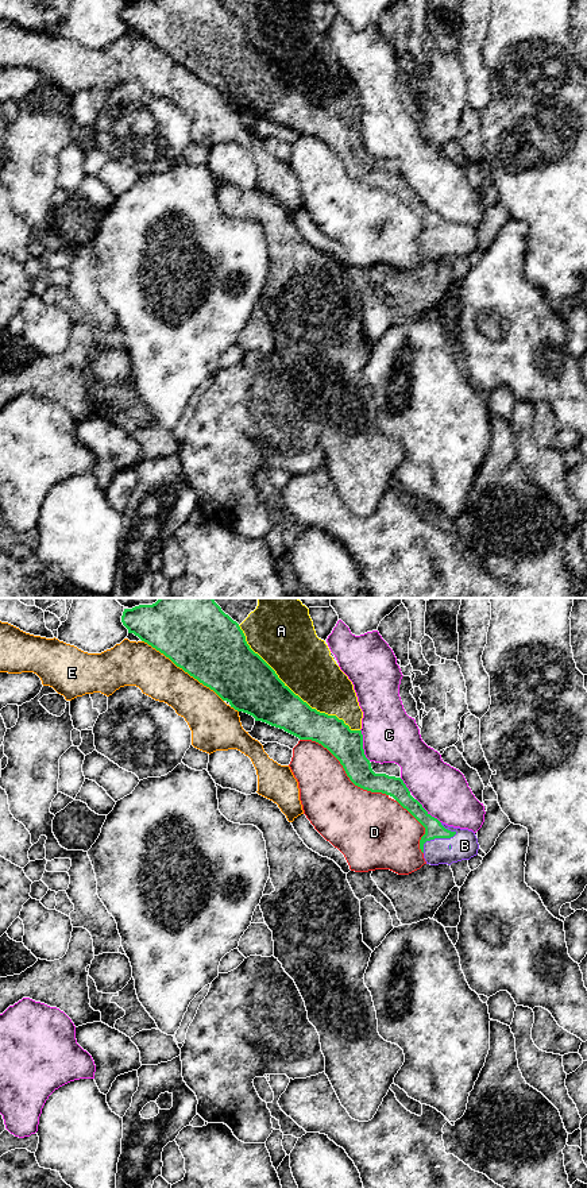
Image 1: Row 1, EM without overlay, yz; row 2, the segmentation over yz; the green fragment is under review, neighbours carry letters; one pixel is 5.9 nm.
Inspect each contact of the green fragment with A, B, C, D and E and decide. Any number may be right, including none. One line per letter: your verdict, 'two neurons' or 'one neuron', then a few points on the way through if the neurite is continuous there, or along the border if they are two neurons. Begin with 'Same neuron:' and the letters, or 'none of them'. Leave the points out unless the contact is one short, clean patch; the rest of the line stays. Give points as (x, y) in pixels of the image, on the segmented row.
Same neuron: B
A: two neurons
B: one neuron | across yz (433, 829), (436, 837), (443, 844), (464, 845)
C: two neurons
D: two neurons
E: two neurons

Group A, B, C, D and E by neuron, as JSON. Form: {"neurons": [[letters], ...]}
{"neurons": [["A"], ["B"], ["C"], ["D"], ["E"]]}

